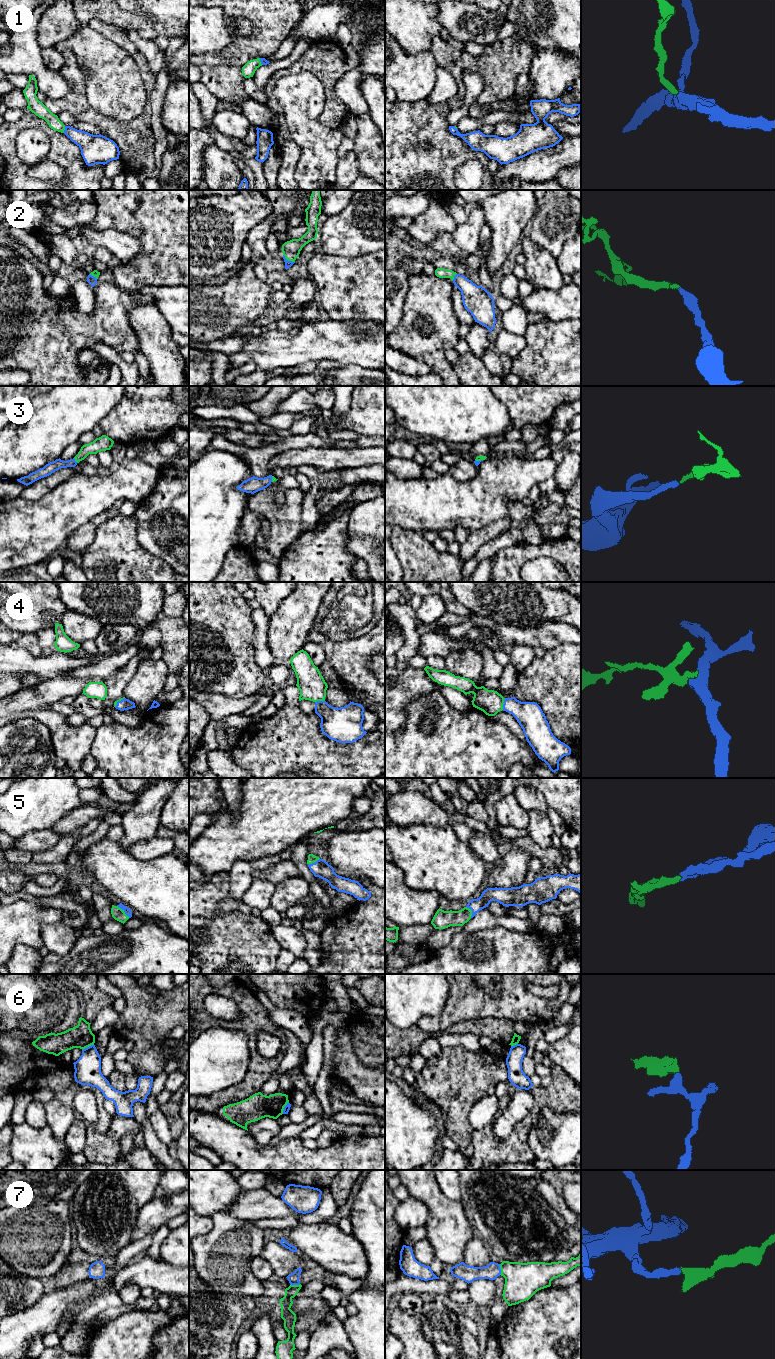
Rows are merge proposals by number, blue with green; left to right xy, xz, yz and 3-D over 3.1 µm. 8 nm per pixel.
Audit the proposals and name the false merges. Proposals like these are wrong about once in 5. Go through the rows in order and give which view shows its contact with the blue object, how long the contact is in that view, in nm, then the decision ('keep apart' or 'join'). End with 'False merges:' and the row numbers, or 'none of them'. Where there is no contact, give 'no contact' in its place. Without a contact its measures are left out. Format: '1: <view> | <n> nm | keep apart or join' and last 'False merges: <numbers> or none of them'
1: xy | 60 nm | join
2: xz | 120 nm | join
3: xy | 50 nm | join
4: yz | 100 nm | join
5: xy | 140 nm | join
6: xy | 110 nm | keep apart
7: yz | 90 nm | join
False merges: 6

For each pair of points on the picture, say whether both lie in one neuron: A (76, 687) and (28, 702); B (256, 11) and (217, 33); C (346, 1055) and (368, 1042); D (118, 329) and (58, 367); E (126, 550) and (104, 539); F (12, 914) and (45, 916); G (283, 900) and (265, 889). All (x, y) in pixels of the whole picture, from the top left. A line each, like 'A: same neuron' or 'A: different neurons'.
A: same neuron
B: different neurons
C: different neurons
D: same neuron
E: same neuron
F: same neuron
G: different neurons

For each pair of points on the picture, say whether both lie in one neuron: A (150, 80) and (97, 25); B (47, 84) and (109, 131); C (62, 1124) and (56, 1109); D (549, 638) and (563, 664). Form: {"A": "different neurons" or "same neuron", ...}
{"A": "same neuron", "B": "different neurons", "C": "same neuron", "D": "different neurons"}

